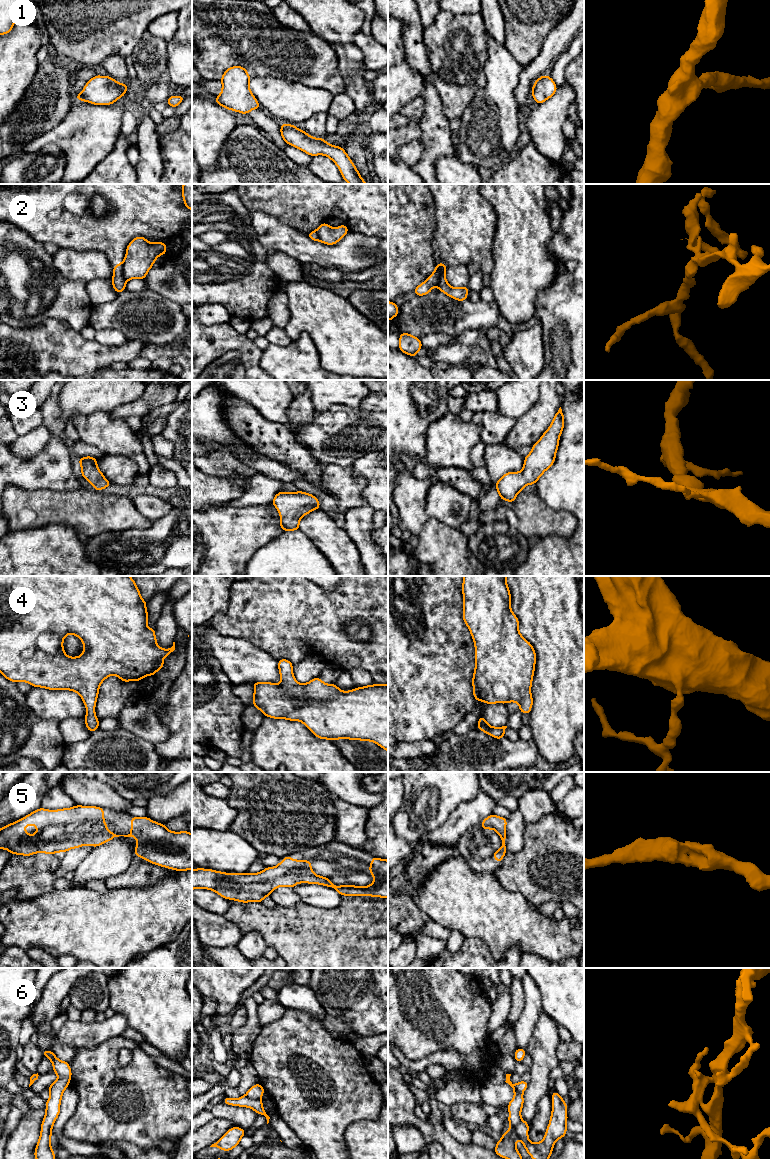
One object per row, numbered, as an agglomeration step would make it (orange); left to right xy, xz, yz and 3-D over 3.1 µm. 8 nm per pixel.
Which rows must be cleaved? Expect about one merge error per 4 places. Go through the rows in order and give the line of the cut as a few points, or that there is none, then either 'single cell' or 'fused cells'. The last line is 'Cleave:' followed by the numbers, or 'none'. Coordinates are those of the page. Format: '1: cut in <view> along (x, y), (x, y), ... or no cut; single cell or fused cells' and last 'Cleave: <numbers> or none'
1: no cut; single cell
2: cut in xy along (123, 261), (122, 277), (125, 281); fused cells
3: no cut; single cell
4: no cut; single cell
5: no cut; single cell
6: cut in yz along (521, 1119), (515, 1129), (516, 1137); fused cells
Cleave: 2, 6

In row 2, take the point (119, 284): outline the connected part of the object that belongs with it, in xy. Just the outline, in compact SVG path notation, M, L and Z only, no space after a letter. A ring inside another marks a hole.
M119 263L115 266L113 266L113 277L112 277L112 285L114 290L120 294L126 289L126 281L123 278L122 275L122 266L123 263Z

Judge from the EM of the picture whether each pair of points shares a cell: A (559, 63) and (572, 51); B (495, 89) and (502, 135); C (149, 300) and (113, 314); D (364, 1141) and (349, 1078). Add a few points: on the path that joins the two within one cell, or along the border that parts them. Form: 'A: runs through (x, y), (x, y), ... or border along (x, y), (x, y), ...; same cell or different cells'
A: runs through (562, 61), (569, 54); same cell
B: runs through (495, 100), (495, 124); same cell
C: runs through (140, 309), (136, 313), (122, 314); same cell
D: border along (377, 1118), (352, 1122), (345, 1132), (344, 1139); different cells

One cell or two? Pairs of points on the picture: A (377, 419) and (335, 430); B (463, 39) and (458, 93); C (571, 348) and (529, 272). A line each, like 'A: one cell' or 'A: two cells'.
A: one cell
B: one cell
C: two cells

